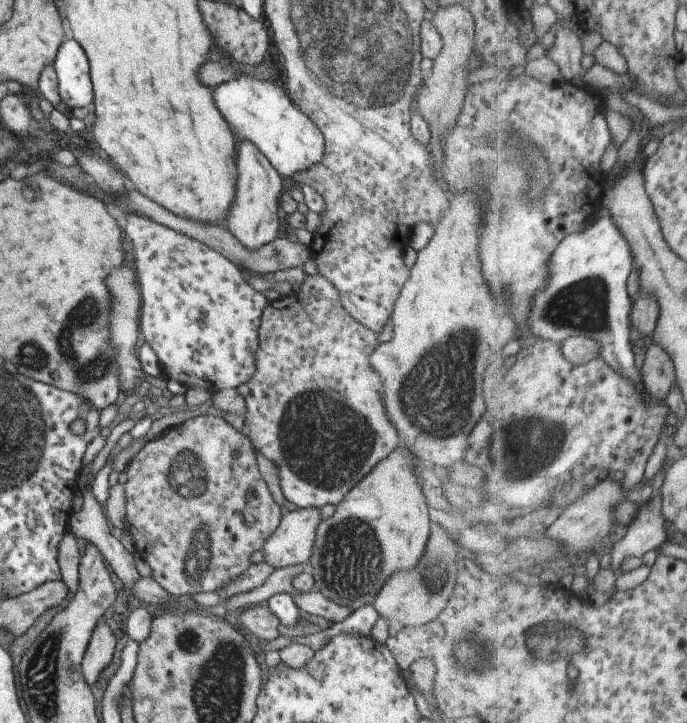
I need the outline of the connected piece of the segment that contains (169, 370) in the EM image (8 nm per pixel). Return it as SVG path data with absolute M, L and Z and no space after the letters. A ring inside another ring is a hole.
M127 213L124 216L125 226L123 226L123 236L128 241L127 250L131 252L131 262L135 266L134 274L139 288L140 307L138 314L138 325L140 341L147 343L153 354L156 354L160 372L169 381L173 381L186 389L189 388L205 388L210 393L223 389L235 389L239 385L247 382L255 370L254 357L256 356L256 348L258 347L258 326L263 307L267 304L267 300L263 295L255 291L246 280L246 274L237 268L232 262L229 262L223 255L217 251L211 250L208 246L201 244L198 240L189 238L176 230L171 230L168 226L148 219L145 215L137 213Z

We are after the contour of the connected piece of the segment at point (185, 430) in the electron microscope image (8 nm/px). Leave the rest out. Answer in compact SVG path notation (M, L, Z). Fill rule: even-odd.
M211 411L206 412L204 415L198 415L196 417L188 418L180 425L173 425L168 432L163 433L162 435L155 437L152 440L146 441L145 444L143 444L140 448L140 450L134 454L134 456L129 460L129 462L126 464L126 467L124 468L124 472L127 476L127 480L124 483L124 497L126 498L125 501L125 514L124 514L124 522L126 524L125 530L131 534L133 540L134 540L134 548L136 552L147 562L149 565L149 568L152 572L152 579L157 582L159 586L161 586L162 589L165 589L170 595L176 596L193 596L193 594L197 594L197 592L203 592L203 591L217 591L218 589L223 589L226 585L230 583L230 581L235 581L238 579L243 573L246 572L246 570L251 566L251 563L249 562L249 557L255 550L260 550L263 546L263 543L266 541L266 538L277 528L277 525L279 524L281 516L281 508L273 501L273 498L270 497L269 491L267 490L267 487L265 486L265 483L263 482L263 479L261 479L261 476L259 475L259 472L257 471L257 466L255 465L255 456L254 456L254 450L253 446L251 445L251 442L249 438L247 437L245 431L242 432L236 432L234 428L231 427L222 418L222 414L213 413ZM217 548L221 550L219 552L219 568L213 572L213 570L207 570L207 564L211 564L211 554L217 554ZM185 554L201 554L201 560L205 562L203 564L203 568L201 568L201 564L197 562L197 558L193 558L193 556L185 556ZM183 556L185 556L185 562L189 562L193 568L195 568L195 572L183 572L183 566L181 566L181 560L183 560Z

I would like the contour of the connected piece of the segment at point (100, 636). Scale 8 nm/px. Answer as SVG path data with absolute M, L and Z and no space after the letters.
M98 620L93 627L80 666L84 681L89 686L97 678L99 672L110 662L114 648L114 633L109 629L105 621Z

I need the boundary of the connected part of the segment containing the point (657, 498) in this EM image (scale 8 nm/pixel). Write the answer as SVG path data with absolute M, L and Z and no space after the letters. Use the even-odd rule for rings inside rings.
M656 494L636 510L636 515L626 526L625 535L618 542L613 544L610 552L610 571L617 573L621 568L621 564L623 564L623 561L627 557L640 558L647 551L664 543L666 541L666 535L664 533L665 521L666 518L662 511L662 497L661 495Z

